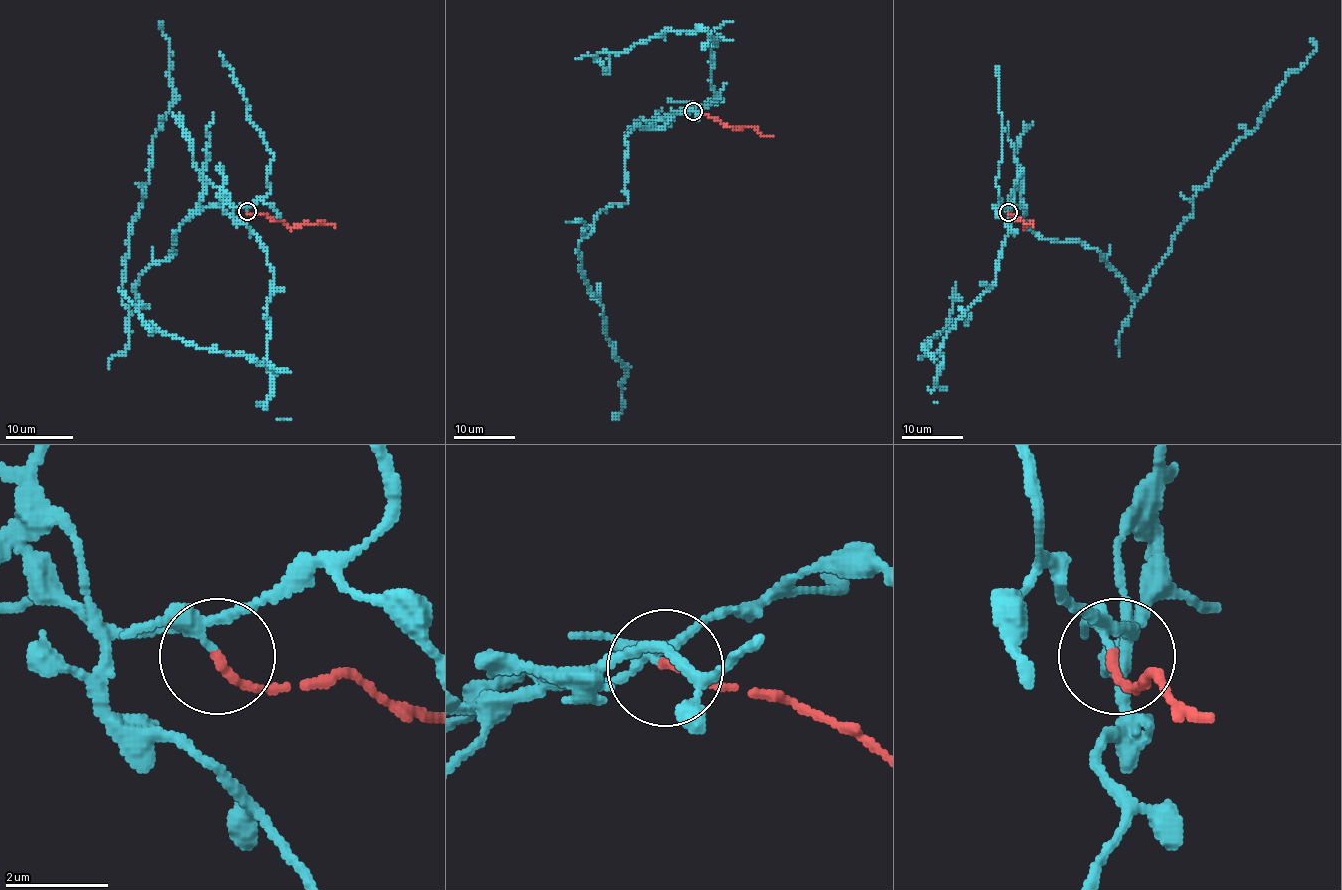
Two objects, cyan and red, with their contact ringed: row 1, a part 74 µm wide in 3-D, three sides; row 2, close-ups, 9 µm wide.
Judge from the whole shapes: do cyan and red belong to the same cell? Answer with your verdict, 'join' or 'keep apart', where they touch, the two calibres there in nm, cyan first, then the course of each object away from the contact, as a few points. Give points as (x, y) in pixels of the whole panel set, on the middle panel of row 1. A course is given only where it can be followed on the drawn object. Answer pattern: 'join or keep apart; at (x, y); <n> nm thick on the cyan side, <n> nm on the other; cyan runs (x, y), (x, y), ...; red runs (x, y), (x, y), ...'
keep apart; at (693, 111); 160 nm thick on the cyan side, 180 nm on the other; cyan runs (693, 110), (627, 135), (629, 201), (606, 207), (579, 241), (579, 269), (626, 368), (622, 406), (612, 414); red runs (693, 112), (710, 116), (732, 129), (755, 127), (761, 133), (774, 136)

